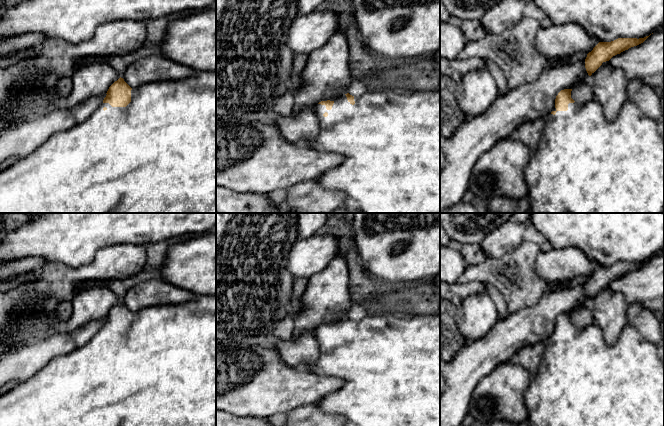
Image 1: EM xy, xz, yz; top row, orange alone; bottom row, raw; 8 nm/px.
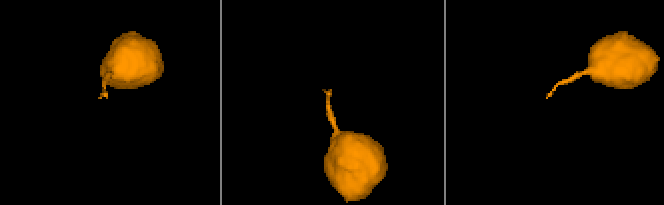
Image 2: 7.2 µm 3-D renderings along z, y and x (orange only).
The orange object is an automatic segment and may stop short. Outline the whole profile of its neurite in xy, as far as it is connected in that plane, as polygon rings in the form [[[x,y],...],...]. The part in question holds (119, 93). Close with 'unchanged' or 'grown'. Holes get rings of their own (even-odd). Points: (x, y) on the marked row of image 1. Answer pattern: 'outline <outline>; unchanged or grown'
outline [[[196,71],[186,79],[151,82],[136,88],[131,88],[120,77],[106,94],[103,103],[85,121],[71,129],[55,133],[30,155],[0,172],[0,213],[216,213],[216,72]]]; grown

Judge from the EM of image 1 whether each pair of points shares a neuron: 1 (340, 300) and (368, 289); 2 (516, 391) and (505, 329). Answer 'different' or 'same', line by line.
1: different
2: different

